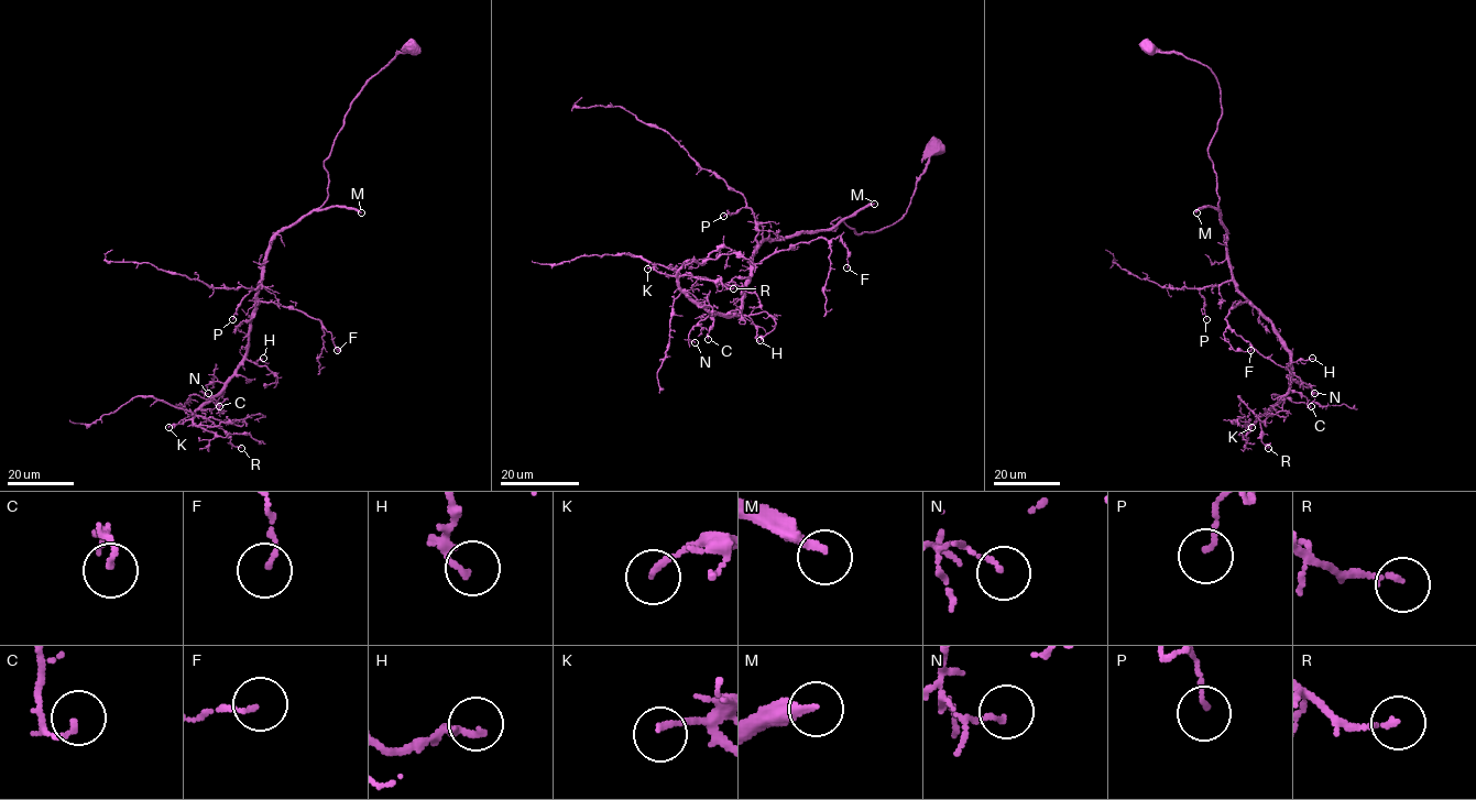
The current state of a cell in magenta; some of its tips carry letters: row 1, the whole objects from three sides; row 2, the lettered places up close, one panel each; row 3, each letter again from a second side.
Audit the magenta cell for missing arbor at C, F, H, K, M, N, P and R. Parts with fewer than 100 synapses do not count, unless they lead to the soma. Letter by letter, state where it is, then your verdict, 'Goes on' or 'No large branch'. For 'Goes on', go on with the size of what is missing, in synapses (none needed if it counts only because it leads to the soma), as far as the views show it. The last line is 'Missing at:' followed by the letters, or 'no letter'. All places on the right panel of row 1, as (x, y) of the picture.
C: Place: (1311, 406). No large branch
F: Place: (1250, 350). No large branch
H: Place: (1312, 358). No large branch
K: Place: (1252, 427). No large branch
M: Place: (1196, 212). Goes on. Roughly 650 synapses
N: Place: (1314, 393). No large branch
P: Place: (1206, 319). No large branch
R: Place: (1268, 448). No large branch
Missing at: M

